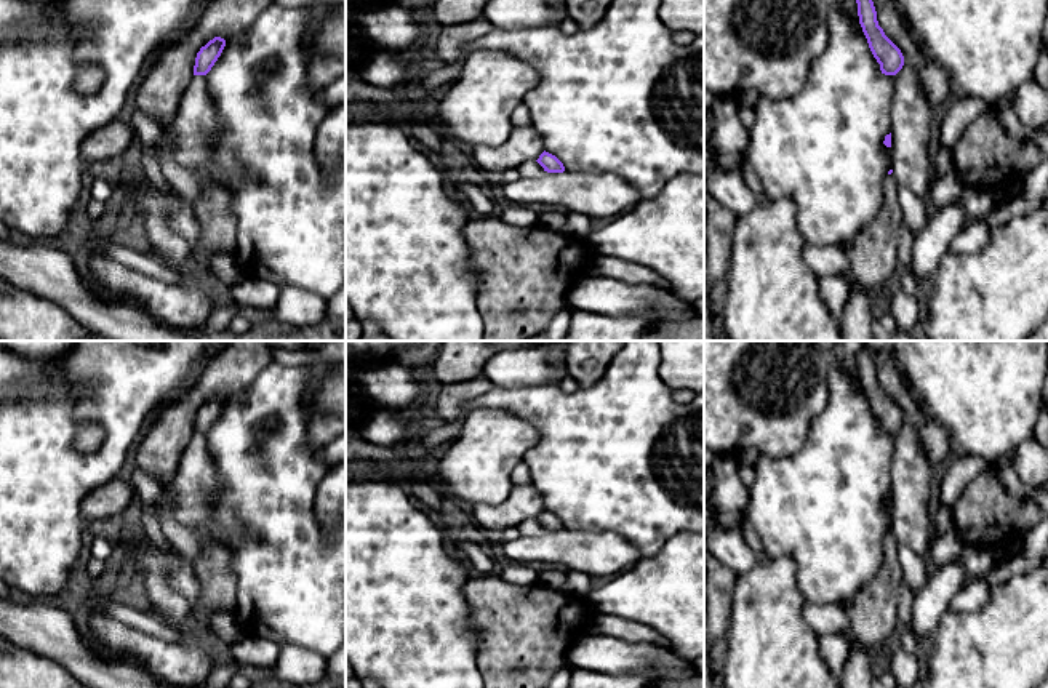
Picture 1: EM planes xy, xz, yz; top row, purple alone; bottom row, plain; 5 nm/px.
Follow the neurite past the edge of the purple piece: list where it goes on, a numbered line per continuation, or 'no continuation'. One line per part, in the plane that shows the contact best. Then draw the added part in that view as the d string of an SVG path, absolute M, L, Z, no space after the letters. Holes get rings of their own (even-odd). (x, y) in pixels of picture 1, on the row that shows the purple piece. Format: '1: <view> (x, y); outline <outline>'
1: yz (872, 253); outline M896 174L883 178L883 203L877 218L845 246L858 280L878 291L898 269L898 230L902 211Z

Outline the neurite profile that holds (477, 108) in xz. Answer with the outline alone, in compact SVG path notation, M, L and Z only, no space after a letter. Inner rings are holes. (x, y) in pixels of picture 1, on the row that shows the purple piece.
M477 51L464 61L461 77L426 110L426 117L448 141L501 146L514 130L514 110L538 83L538 70L523 59Z

